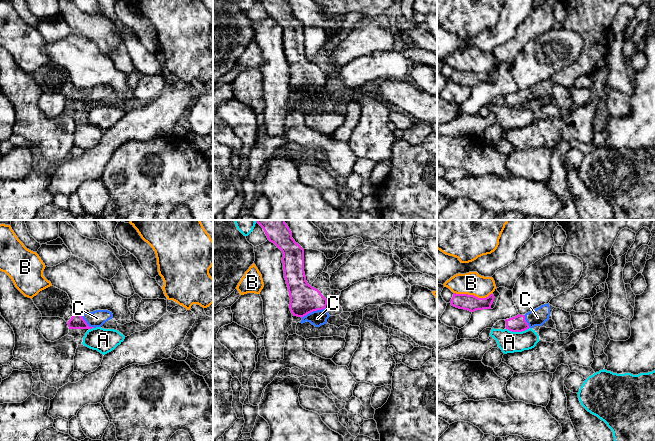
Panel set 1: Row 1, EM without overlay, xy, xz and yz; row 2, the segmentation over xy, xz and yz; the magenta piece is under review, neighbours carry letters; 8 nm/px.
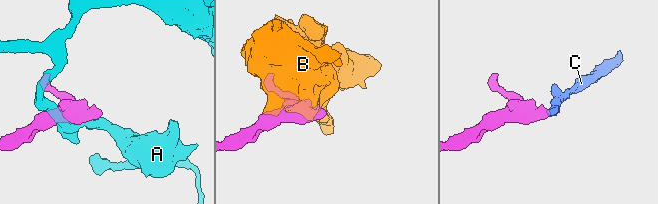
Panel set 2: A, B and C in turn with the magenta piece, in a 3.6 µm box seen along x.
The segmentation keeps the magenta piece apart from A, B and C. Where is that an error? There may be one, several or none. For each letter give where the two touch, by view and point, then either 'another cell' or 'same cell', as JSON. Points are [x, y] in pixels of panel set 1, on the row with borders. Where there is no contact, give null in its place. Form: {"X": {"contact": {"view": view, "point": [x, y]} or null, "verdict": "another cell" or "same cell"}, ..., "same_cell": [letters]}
{"A": {"contact": {"view": "yz", "point": [517, 331]}, "verdict": "another cell"}, "B": {"contact": {"view": "yz", "point": [473, 295]}, "verdict": "another cell"}, "C": {"contact": {"view": "xz", "point": [313, 310]}, "verdict": "same cell"}, "same_cell": ["C"]}

